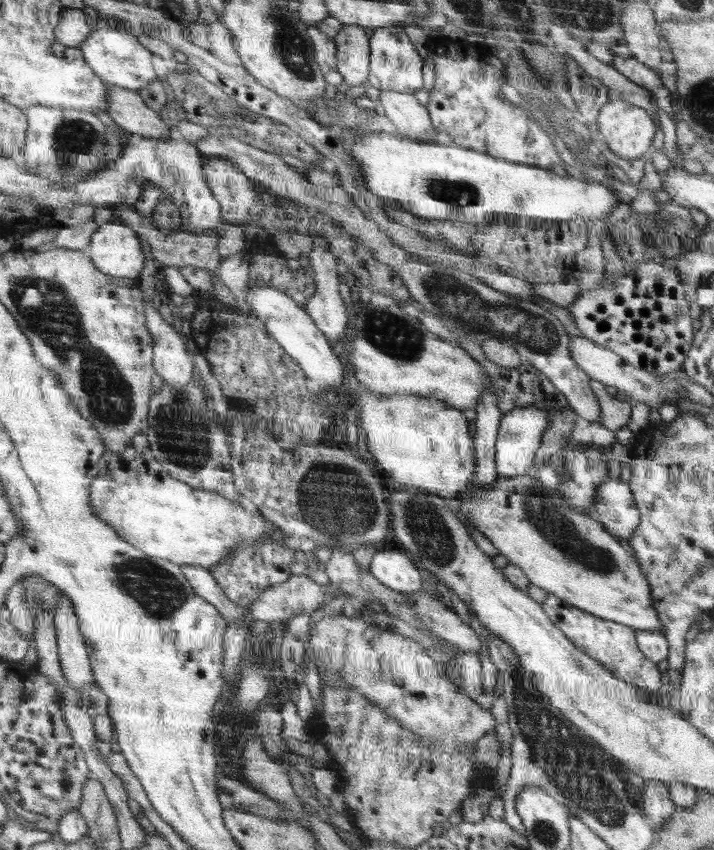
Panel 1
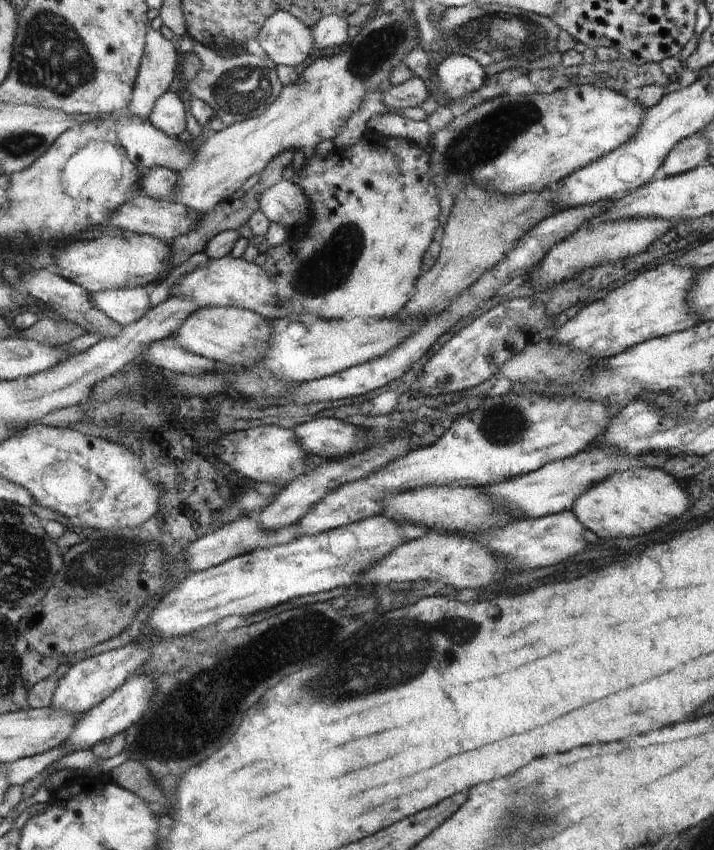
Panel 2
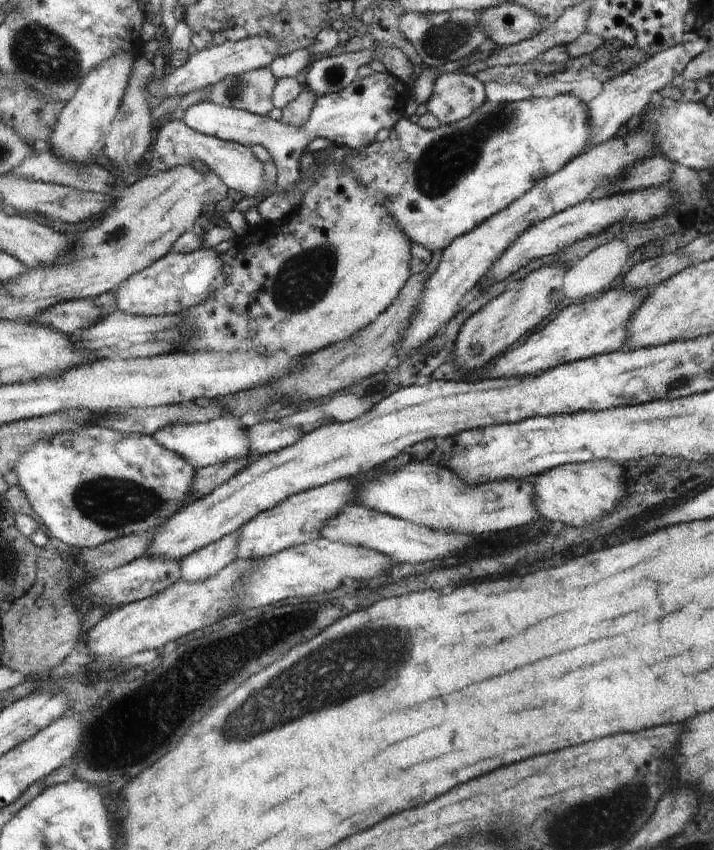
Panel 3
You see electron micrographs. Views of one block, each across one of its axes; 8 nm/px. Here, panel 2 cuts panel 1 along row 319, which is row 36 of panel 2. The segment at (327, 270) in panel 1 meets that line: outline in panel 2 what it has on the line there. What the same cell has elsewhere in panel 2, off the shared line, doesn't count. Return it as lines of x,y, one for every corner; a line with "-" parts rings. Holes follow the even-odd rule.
336,14
320,19
312,28
312,40
316,52
334,50
345,42
351,42
347,33
348,26
346,19

